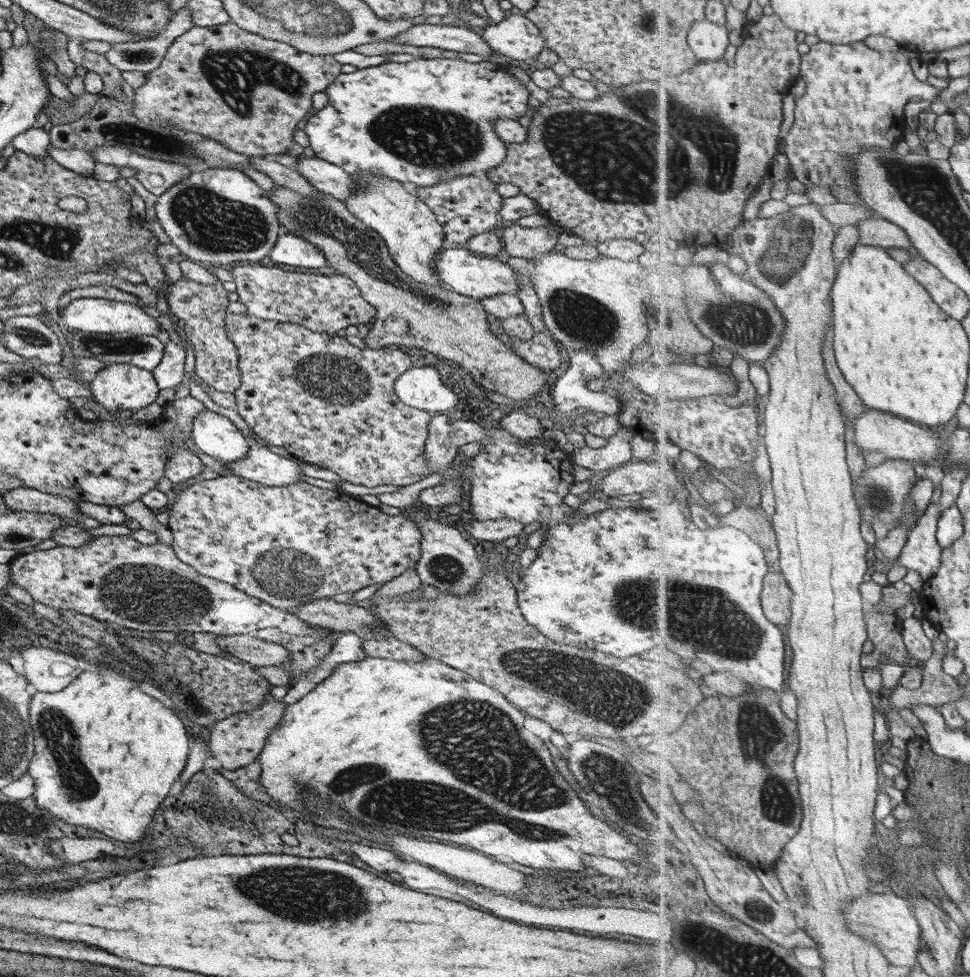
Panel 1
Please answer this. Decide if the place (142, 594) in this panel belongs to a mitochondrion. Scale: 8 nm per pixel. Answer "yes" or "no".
yes

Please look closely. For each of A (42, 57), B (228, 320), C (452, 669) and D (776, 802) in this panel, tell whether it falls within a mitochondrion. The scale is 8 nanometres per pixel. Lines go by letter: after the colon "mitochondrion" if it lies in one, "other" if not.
A: other
B: other
C: other
D: mitochondrion

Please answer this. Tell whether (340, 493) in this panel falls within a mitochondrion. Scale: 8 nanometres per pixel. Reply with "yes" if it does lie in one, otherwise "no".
no

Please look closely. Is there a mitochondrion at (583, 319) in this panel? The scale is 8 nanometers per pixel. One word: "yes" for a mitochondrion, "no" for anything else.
yes

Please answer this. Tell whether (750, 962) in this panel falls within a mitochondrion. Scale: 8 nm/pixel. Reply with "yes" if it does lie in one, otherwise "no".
yes

